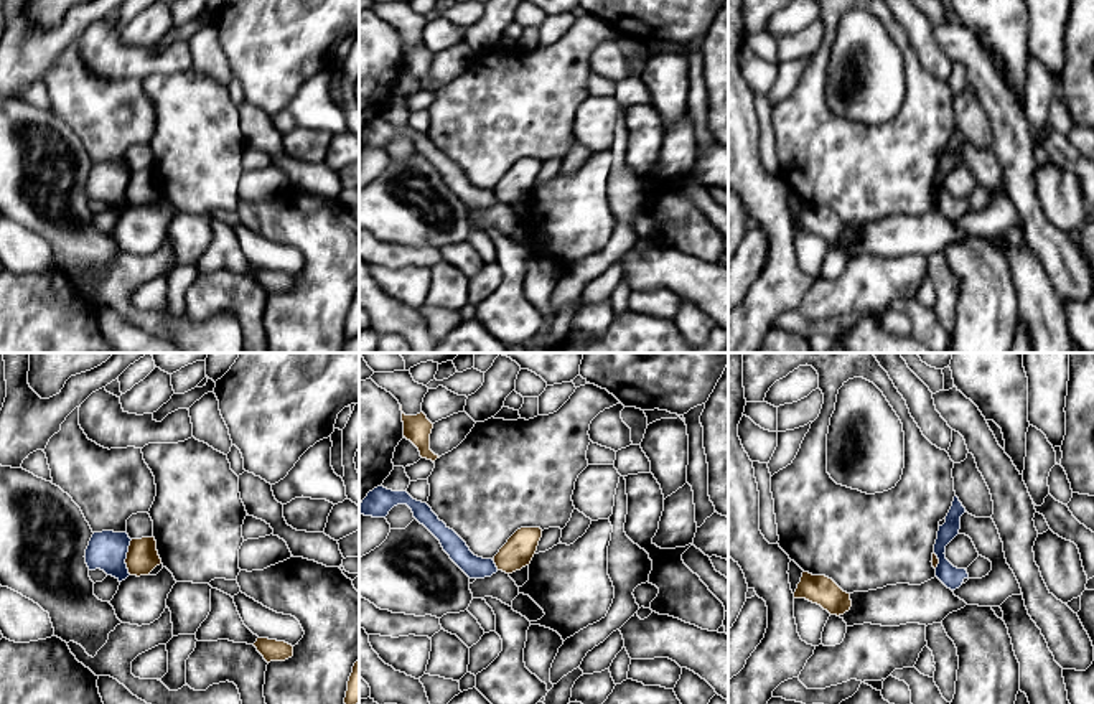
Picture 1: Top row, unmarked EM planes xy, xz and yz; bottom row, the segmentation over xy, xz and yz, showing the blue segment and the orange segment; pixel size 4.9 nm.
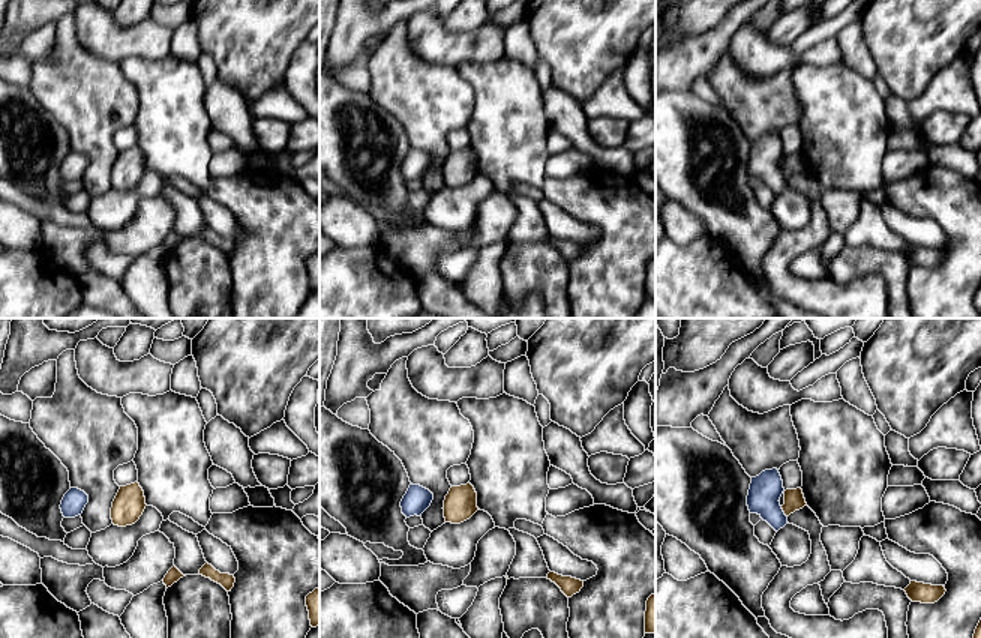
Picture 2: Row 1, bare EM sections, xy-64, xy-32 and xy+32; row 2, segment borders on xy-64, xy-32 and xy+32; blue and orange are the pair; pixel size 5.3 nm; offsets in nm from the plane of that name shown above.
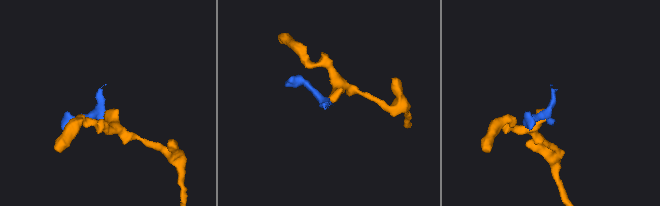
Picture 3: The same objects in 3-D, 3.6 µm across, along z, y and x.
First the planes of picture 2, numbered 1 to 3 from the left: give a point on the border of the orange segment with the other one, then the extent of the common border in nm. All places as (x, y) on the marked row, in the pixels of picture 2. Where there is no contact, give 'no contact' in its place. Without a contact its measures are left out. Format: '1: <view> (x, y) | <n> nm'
1: no contact
2: no contact
3: xy+32 (783, 512) | 70 nm

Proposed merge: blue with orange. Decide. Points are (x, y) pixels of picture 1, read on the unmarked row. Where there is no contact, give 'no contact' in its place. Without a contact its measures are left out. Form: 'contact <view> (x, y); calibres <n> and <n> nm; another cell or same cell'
contact xy (126, 188); calibres 190 and 160 nm; another cell

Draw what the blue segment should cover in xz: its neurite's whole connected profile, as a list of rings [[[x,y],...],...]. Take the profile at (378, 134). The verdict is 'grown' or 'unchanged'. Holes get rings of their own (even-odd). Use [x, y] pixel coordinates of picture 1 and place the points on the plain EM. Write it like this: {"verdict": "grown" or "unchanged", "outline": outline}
{"verdict": "unchanged", "outline": [[[377,117],[362,130],[359,145],[386,148],[397,135],[407,135],[412,140],[414,148],[440,171],[443,181],[470,209],[484,209],[498,203],[493,190],[475,186],[466,173],[440,152],[427,134],[414,130],[407,122]]]}

